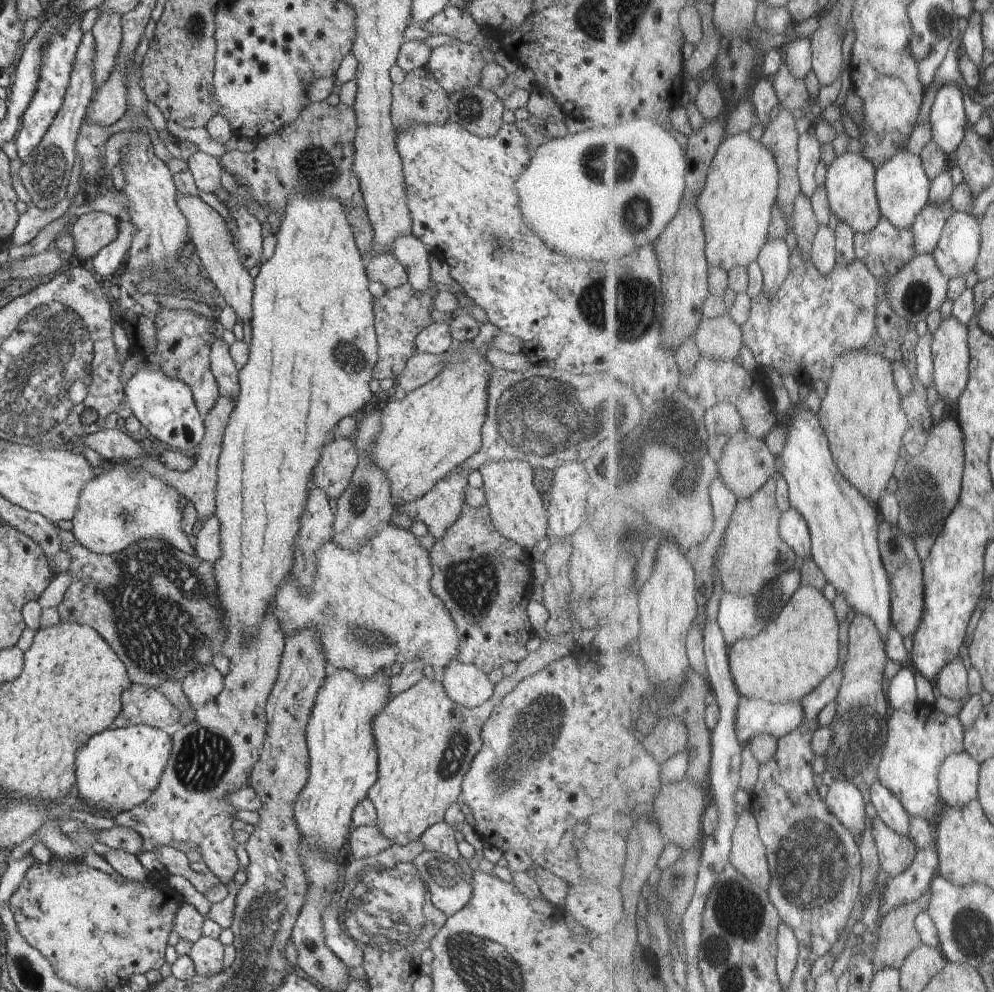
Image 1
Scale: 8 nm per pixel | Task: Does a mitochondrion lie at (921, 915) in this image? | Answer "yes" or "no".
no

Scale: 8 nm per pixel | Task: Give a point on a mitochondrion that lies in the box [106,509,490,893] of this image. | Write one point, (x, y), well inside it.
(207, 755)

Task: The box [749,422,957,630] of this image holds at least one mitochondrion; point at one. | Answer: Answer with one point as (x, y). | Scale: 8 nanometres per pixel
(927, 503)

